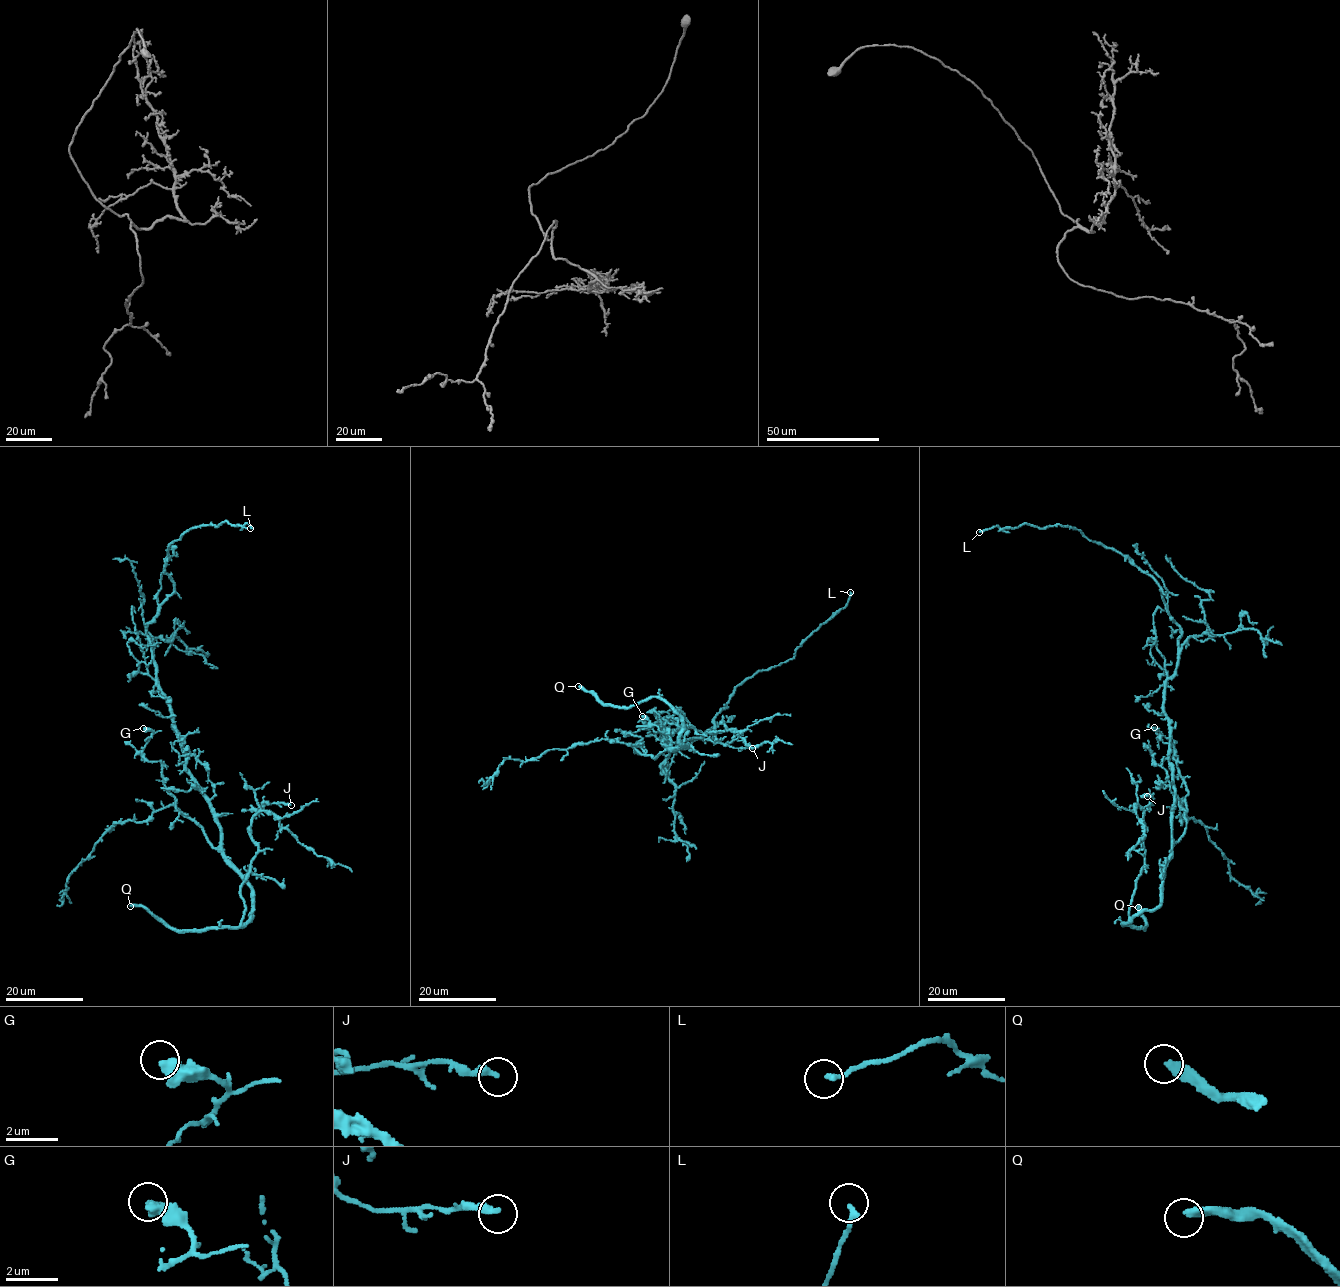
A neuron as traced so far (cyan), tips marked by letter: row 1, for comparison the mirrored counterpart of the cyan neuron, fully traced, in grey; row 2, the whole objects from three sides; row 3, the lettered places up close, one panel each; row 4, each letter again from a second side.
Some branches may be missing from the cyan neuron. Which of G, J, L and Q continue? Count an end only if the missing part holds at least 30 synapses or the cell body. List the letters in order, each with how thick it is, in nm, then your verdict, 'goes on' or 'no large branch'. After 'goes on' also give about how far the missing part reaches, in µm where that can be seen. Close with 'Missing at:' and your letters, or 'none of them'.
G: 480 nm thick; no large branch
J: 300 nm thick; no large branch
L: 190 nm thick; no large branch
Q: 320 nm thick; goes on; about 190 µm are missing
Missing at: Q

